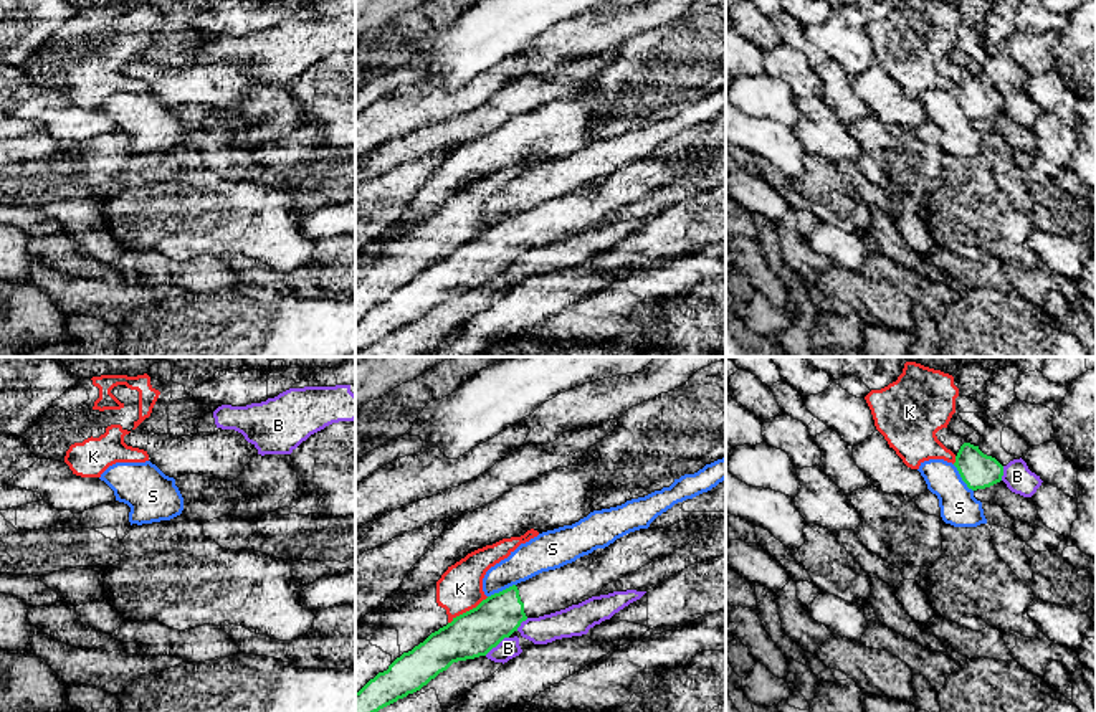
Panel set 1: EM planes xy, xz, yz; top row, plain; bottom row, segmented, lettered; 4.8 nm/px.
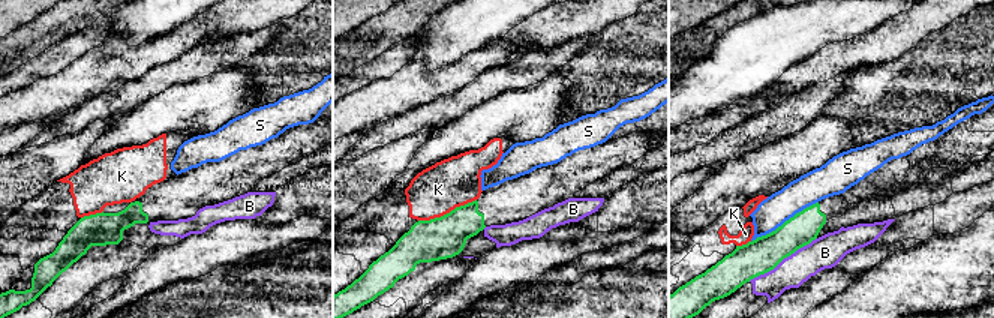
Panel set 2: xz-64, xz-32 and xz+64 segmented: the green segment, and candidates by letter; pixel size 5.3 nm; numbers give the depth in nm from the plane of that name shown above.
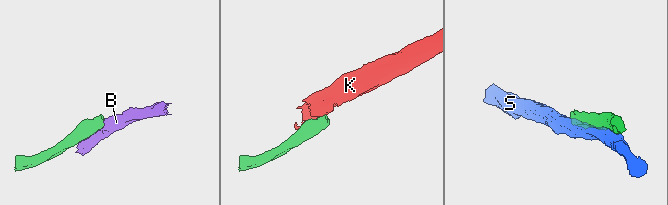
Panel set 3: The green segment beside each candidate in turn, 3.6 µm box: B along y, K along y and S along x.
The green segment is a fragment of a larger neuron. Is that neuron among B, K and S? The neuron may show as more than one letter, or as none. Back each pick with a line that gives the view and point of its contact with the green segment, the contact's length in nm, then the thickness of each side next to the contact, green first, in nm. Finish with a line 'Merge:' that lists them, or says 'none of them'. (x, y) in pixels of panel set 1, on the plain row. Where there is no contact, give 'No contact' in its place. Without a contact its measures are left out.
Merge: none of them

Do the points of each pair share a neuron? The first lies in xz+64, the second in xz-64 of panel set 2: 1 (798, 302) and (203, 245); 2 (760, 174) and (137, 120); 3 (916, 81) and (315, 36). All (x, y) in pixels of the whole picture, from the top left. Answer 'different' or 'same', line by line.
1: same
2: same
3: same

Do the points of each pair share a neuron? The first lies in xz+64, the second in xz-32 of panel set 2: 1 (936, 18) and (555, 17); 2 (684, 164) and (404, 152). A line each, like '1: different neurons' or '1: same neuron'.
1: same neuron
2: different neurons

